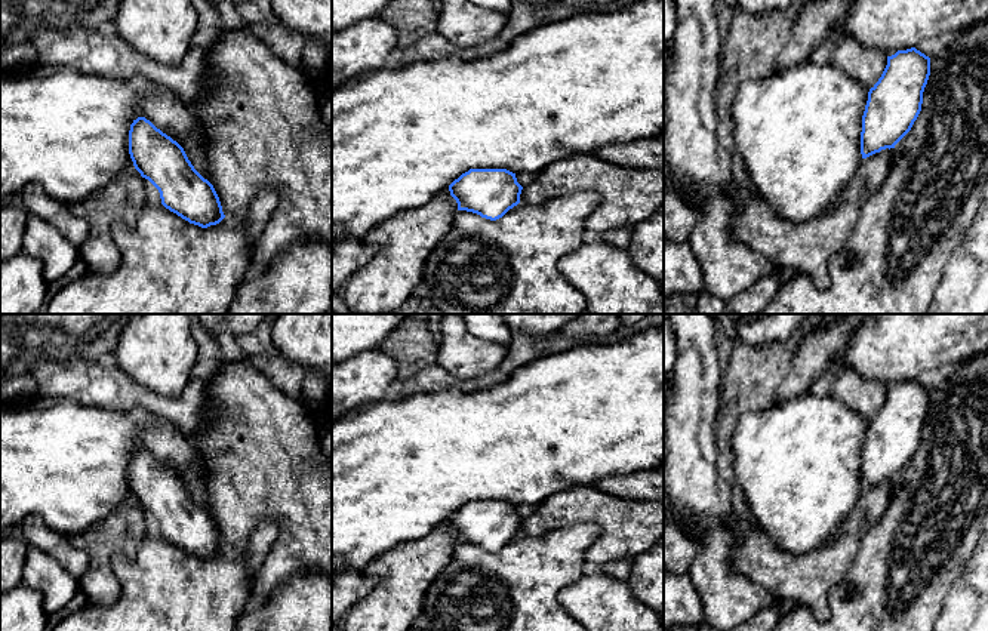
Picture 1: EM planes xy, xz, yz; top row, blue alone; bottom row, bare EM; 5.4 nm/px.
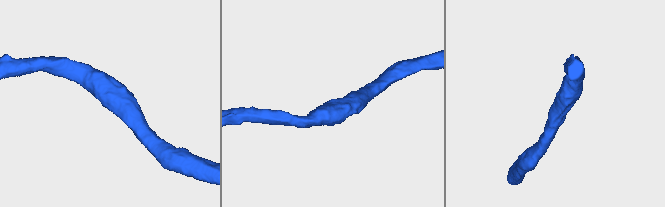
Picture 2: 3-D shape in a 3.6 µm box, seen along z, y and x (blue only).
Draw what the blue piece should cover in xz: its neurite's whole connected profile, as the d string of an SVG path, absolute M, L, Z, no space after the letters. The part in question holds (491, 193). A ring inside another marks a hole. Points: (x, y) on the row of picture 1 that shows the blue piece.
M641 0L612 13L573 13L572 16L533 28L517 37L499 53L474 61L459 58L413 62L397 70L375 70L351 79L332 90L332 241L363 237L372 227L401 210L421 207L441 190L449 190L458 210L496 221L520 203L523 187L517 173L539 173L547 166L572 154L593 153L603 144L632 142L656 138L664 130L664 0Z

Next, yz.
M915 47L887 56L878 81L867 89L831 64L804 62L778 70L767 79L748 79L741 83L733 104L735 138L754 190L782 218L806 222L824 213L849 185L861 161L895 145L911 130L917 120L923 92L930 76L930 58Z

